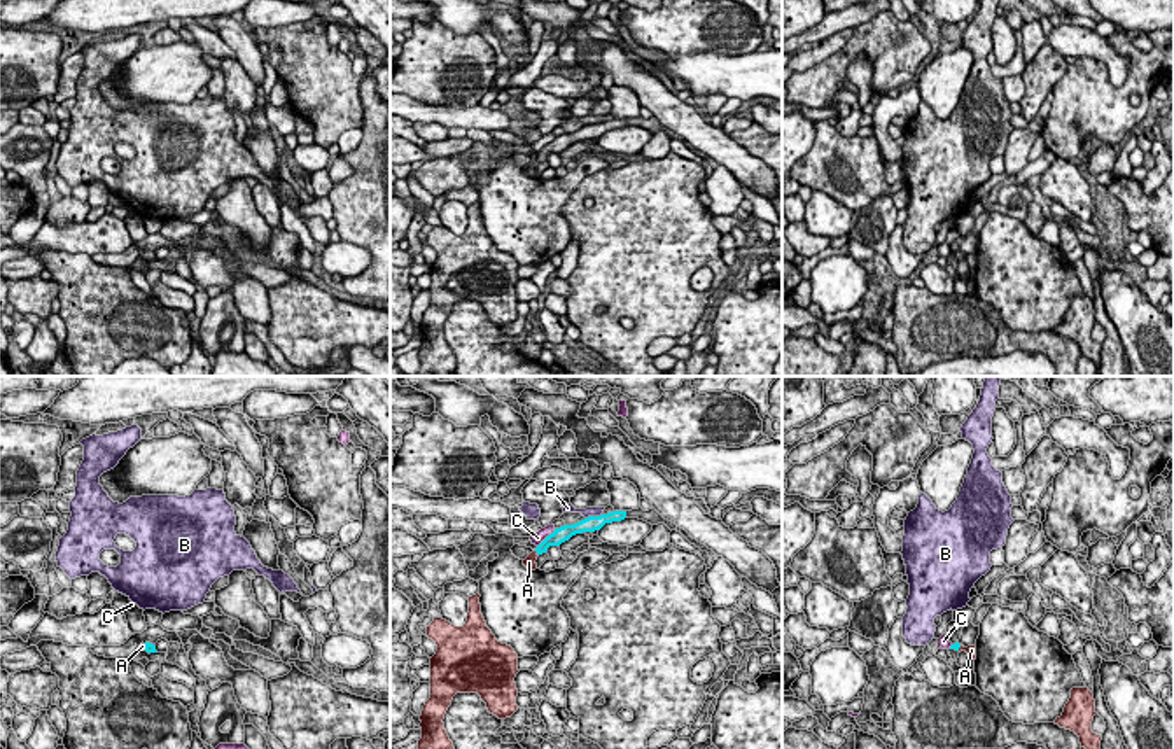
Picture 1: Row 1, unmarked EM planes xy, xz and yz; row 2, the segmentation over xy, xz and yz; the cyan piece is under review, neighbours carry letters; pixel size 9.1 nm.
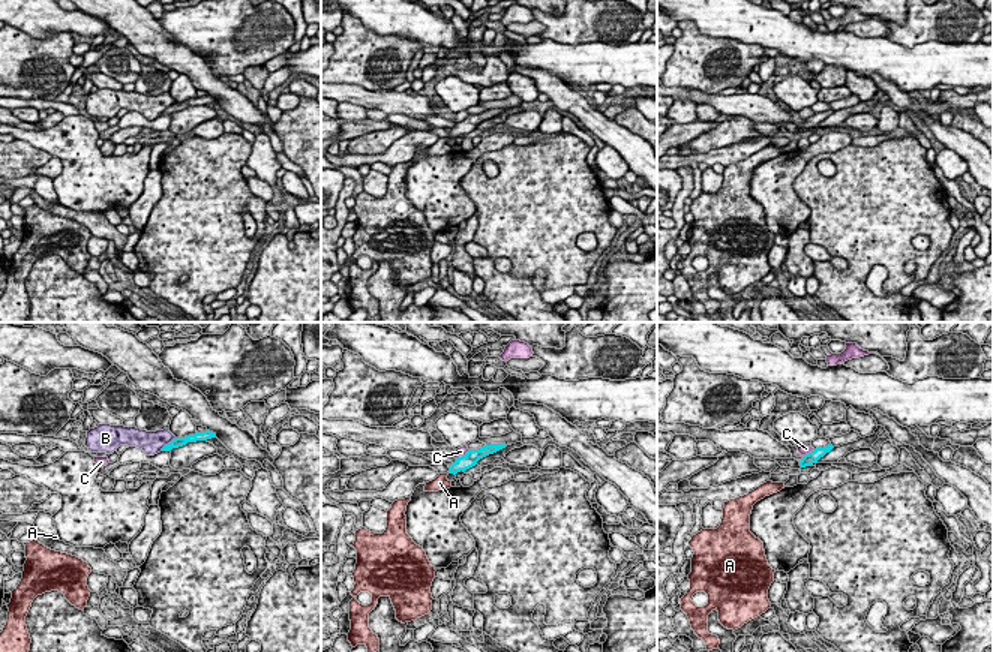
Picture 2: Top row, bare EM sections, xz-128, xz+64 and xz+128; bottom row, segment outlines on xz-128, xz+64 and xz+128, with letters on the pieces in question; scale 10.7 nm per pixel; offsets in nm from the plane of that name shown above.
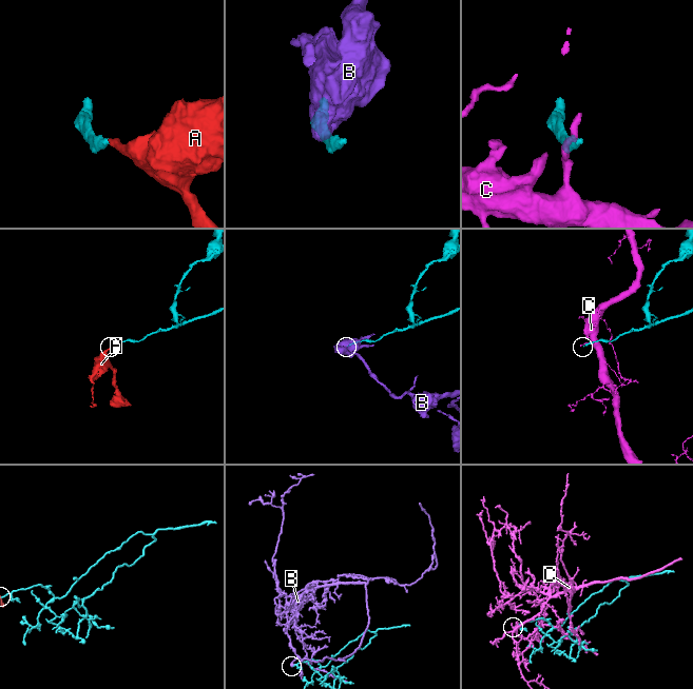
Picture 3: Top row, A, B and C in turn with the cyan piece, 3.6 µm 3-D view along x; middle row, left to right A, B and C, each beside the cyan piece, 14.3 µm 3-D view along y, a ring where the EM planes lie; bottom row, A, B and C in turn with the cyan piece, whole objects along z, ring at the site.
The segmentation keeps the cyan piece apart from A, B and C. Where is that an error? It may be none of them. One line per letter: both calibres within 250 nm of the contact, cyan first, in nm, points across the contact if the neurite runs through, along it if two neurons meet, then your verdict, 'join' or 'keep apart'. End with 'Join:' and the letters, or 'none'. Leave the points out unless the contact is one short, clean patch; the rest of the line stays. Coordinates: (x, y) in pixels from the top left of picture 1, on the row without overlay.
A: 140 nm thick on the cyan side, 120 nm on the other; runs through xz (559, 144), (548, 149), (538, 161), (529, 170); join
B: 140 nm thick on the cyan side, 100 nm on the other; keep apart
C: 140 nm thick on the cyan side, 100 nm on the other; border along xz (555, 137), (538, 154); keep apart
Join: A

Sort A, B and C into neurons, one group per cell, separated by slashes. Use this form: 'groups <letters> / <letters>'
groups A / B / C

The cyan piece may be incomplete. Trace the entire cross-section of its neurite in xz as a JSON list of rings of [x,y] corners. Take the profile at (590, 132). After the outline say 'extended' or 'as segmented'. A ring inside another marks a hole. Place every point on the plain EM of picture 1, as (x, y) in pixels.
[[[612,119],[600,124],[588,124],[574,133],[563,133],[560,136],[555,136],[553,142],[549,142],[525,168],[523,173],[527,177],[535,178],[537,177],[537,164],[546,161],[549,154],[560,154],[562,150],[569,149],[576,142],[583,140],[595,140],[600,138],[605,131],[621,130],[626,126],[626,119]]]; extended

